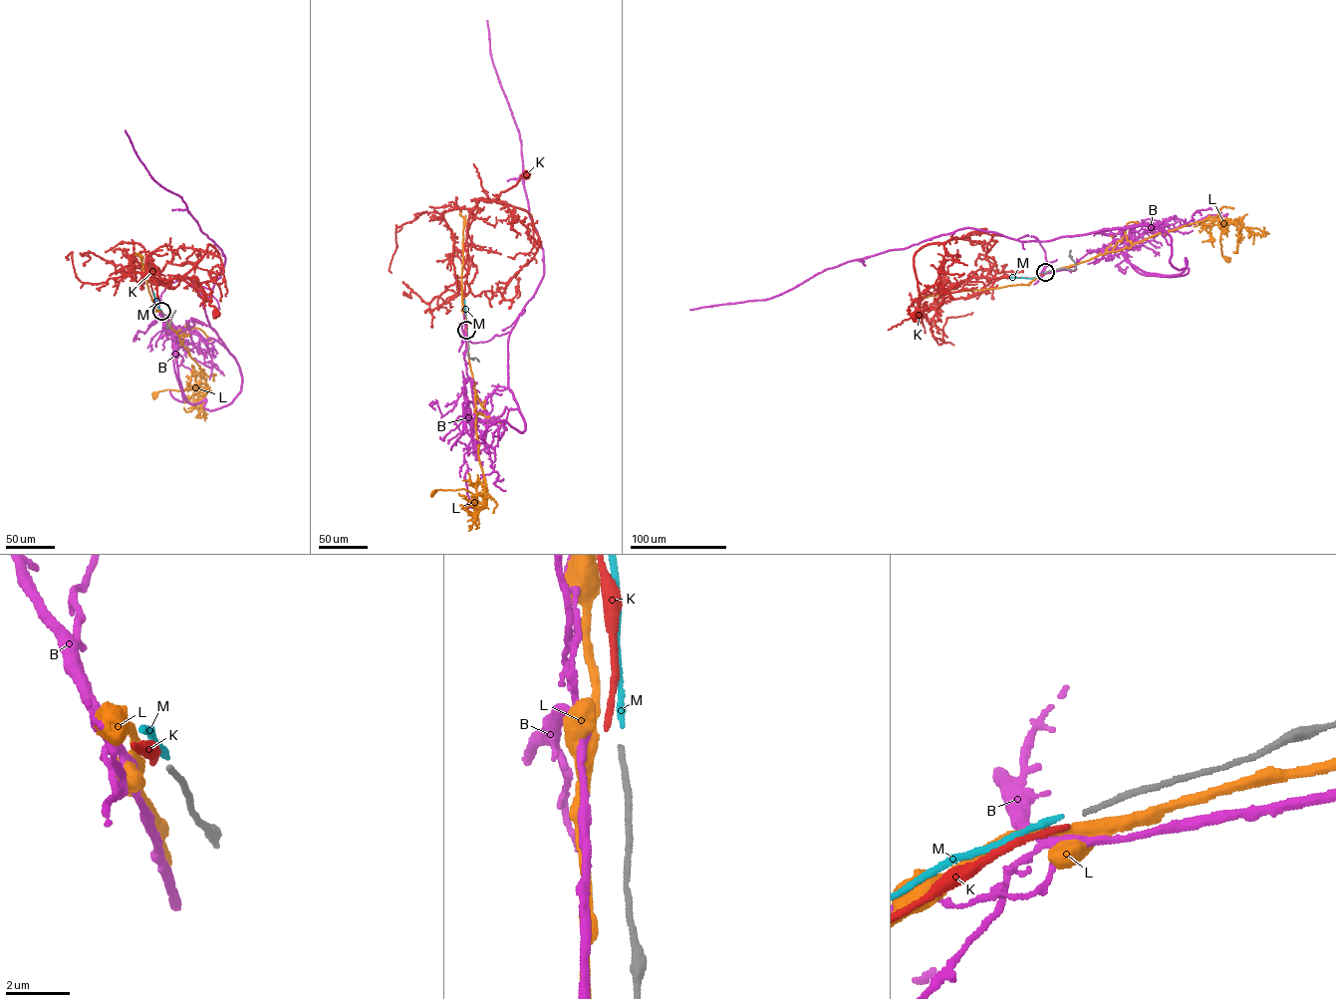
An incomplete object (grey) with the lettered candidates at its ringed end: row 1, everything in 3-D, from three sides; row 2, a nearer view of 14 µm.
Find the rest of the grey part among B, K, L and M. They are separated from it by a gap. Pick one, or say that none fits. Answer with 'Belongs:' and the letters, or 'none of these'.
Belongs: M

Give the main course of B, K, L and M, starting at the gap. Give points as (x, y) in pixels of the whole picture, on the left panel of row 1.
B: (160, 311), (154, 301), (181, 279), (208, 297), (225, 258), (181, 196), (153, 179), (125, 130)
K: (160, 311), (146, 263), (149, 275), (153, 273), (160, 278), (179, 278), (194, 286), (210, 300), (215, 314)
L: (160, 311), (204, 376), (183, 390), (164, 389), (154, 394)
M: (161, 311), (152, 291)

